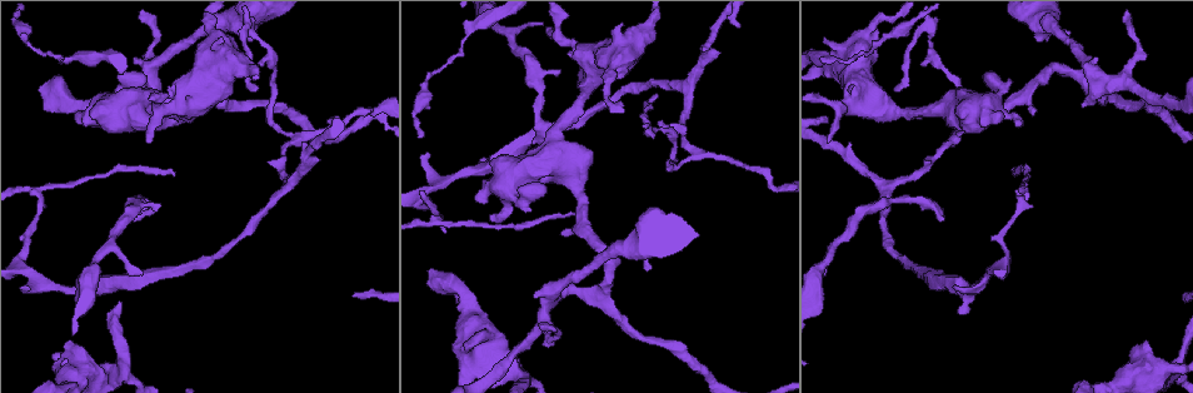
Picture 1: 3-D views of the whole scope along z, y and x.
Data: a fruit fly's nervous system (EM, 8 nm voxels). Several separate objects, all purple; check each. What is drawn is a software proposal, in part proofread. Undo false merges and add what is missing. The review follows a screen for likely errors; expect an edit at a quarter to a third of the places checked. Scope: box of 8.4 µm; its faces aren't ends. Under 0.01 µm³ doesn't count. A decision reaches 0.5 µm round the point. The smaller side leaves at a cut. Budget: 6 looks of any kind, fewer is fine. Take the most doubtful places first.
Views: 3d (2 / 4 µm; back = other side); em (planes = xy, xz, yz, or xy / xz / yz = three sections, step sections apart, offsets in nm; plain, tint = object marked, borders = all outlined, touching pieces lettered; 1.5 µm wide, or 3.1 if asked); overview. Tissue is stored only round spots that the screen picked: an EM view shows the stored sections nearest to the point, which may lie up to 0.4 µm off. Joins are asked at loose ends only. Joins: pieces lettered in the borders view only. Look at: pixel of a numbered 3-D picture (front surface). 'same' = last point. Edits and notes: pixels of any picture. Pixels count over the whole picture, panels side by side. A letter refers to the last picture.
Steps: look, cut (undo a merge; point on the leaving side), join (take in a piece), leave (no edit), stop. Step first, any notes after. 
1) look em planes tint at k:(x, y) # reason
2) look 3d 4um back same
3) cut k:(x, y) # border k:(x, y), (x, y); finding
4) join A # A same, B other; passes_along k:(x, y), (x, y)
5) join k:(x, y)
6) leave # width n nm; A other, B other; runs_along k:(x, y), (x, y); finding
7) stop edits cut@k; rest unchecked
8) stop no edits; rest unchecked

look em xz step 8 tint at 1:(943, 220)

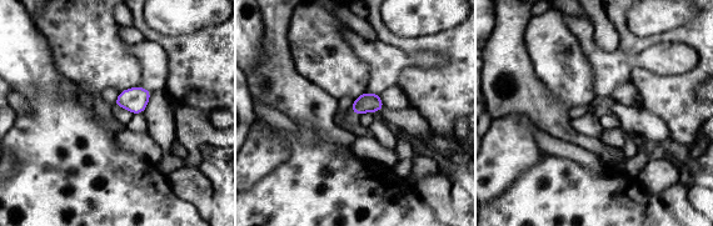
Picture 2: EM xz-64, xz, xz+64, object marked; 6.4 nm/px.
look em planes borders same

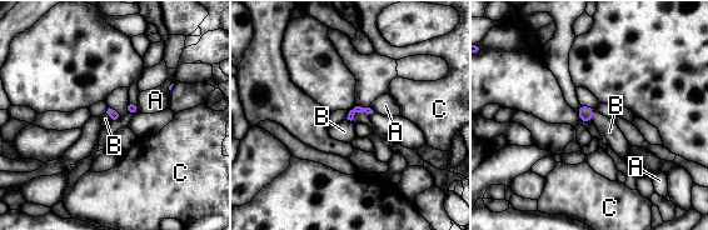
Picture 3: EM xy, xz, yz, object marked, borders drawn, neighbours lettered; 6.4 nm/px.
join B # A other, B same, C other; passes_along 3:(584, 113), (592, 116), (609, 131); the neuron continues

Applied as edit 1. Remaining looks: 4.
look em planes borders at 1:(656, 93) # free end

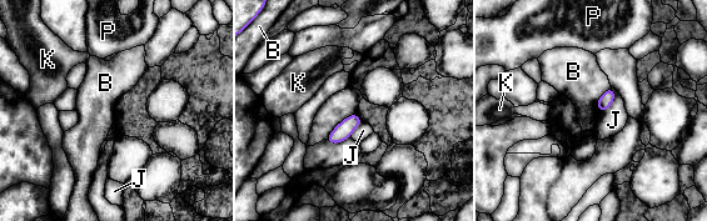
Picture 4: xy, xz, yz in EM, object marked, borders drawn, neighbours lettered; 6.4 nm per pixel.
leave # width 90 nm; B other, J other, K other, P other; border 4:(357, 112), (345, 116), (324, 139); none of them fits

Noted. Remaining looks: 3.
stop edits join@3; rest unchecked

